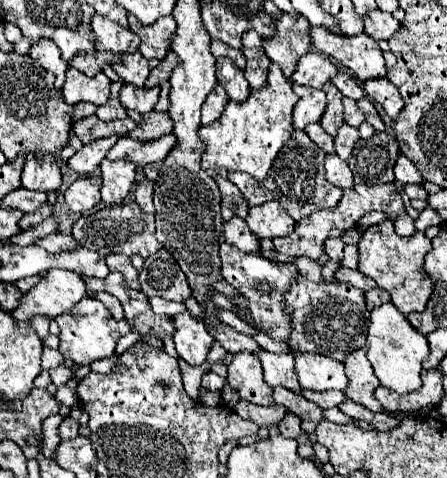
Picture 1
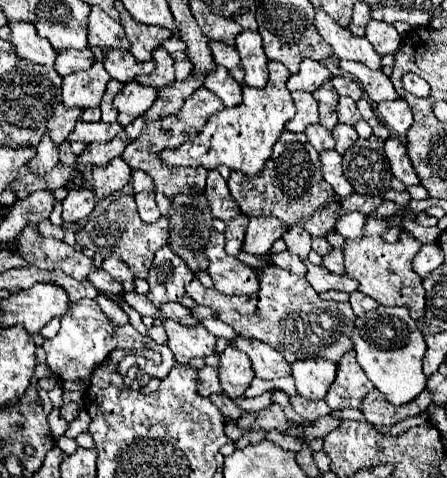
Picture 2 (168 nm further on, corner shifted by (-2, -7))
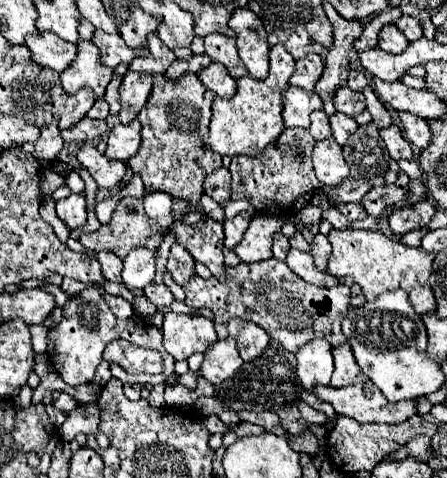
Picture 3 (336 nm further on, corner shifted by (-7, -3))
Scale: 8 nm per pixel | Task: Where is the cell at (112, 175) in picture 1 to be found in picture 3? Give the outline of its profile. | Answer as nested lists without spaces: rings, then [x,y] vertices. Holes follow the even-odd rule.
[[[81,146],[81,150],[77,152],[77,158],[101,188],[107,188],[107,190],[117,188],[125,178],[125,172],[127,172],[125,162],[105,158],[95,146]]]

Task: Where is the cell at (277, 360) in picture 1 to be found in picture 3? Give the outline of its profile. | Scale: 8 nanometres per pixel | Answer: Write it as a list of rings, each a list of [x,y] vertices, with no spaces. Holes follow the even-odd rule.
[[[239,318],[231,320],[227,324],[227,330],[229,330],[229,336],[237,340],[239,354],[245,362],[253,362],[259,356],[263,356],[265,348],[271,344],[271,336],[263,328]]]

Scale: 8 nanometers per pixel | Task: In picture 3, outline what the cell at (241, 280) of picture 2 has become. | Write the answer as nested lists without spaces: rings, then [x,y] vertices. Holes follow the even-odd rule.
[[[207,218],[207,224],[203,230],[193,230],[187,224],[177,222],[175,224],[177,232],[177,242],[189,250],[189,254],[205,264],[211,274],[219,280],[225,282],[225,258],[223,258],[223,224]]]

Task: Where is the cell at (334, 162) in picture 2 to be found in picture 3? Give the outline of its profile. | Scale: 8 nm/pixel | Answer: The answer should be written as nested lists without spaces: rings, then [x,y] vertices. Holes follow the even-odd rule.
[[[333,138],[319,140],[313,148],[313,166],[317,172],[317,178],[323,184],[335,186],[341,184],[349,176],[347,162],[343,160],[341,146],[335,144]]]

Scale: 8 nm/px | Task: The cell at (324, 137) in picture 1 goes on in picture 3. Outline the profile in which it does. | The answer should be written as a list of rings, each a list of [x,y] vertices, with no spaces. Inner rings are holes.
[[[323,110],[319,112],[313,112],[311,114],[311,126],[309,126],[309,132],[315,140],[323,140],[323,138],[329,138],[331,136],[331,128],[329,128],[329,118]]]

